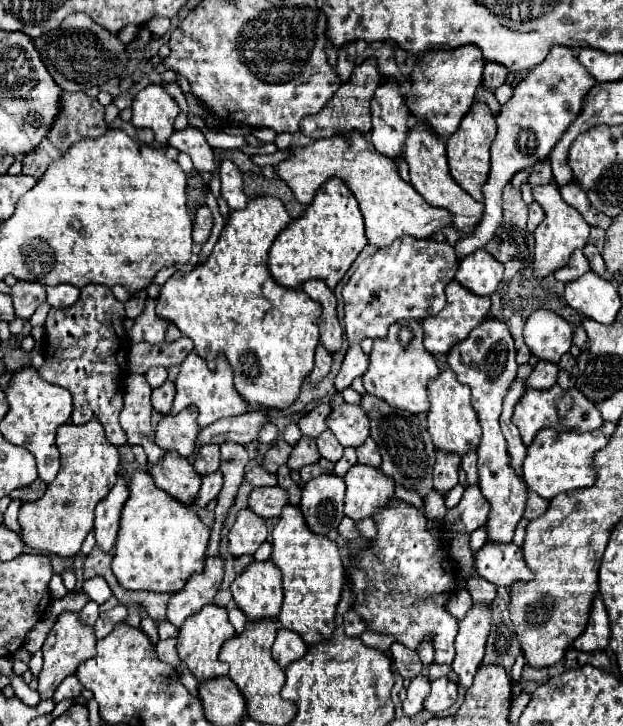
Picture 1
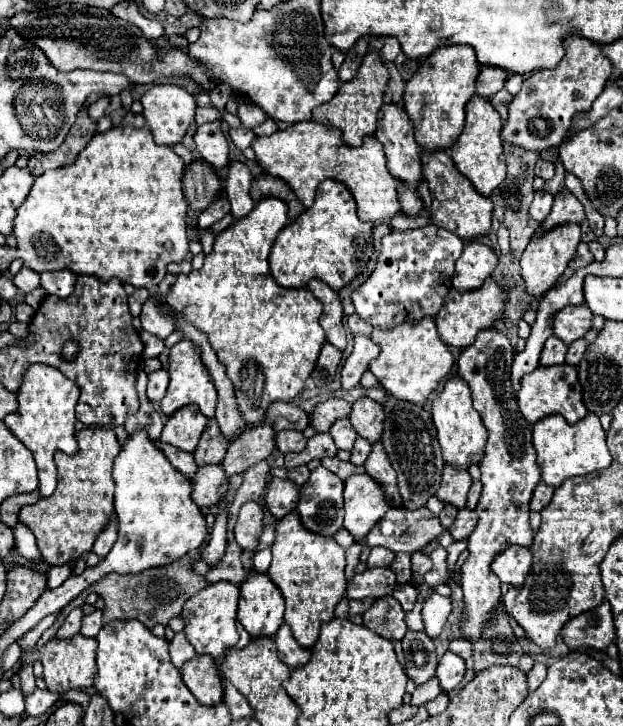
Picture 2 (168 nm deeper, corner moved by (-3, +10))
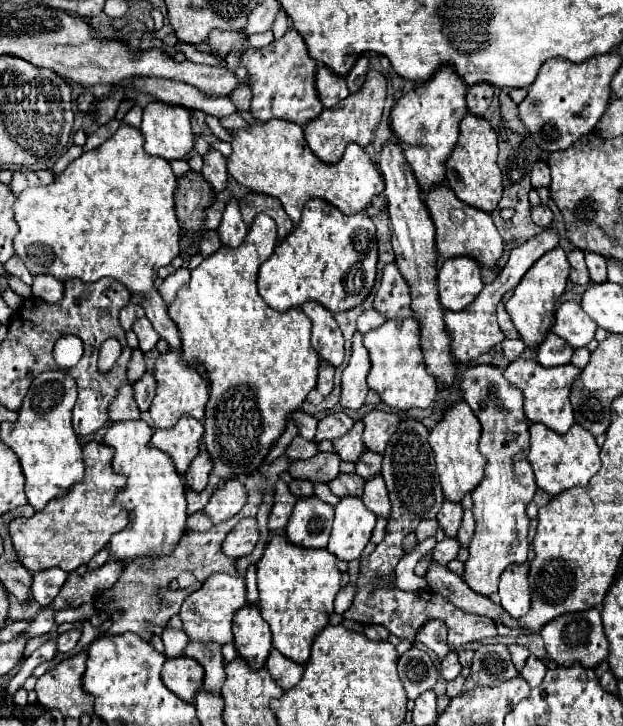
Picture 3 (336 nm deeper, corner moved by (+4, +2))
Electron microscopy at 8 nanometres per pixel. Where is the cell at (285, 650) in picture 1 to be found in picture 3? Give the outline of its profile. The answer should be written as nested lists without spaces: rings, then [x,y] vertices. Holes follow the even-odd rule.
[[[271,649],[271,655],[269,655],[265,667],[273,673],[271,677],[273,677],[285,691],[291,689],[291,687],[295,687],[295,685],[301,681],[303,671],[305,671],[303,665],[299,665],[299,663],[287,659],[287,657],[283,657],[277,649]]]

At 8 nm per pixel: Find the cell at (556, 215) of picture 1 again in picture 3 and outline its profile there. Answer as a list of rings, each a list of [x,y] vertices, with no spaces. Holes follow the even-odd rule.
[[[557,245],[555,249],[547,251],[535,265],[525,273],[523,281],[515,287],[513,297],[507,301],[505,309],[513,319],[513,325],[517,327],[521,339],[525,345],[535,345],[543,341],[543,335],[551,329],[553,325],[553,311],[555,311],[555,301],[563,295],[565,283],[569,275],[569,261],[565,251]]]

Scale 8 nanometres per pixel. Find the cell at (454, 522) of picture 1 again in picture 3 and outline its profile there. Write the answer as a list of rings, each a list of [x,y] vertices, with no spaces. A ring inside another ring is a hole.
[[[445,535],[443,541],[439,541],[439,543],[435,545],[435,549],[433,549],[433,557],[435,557],[435,561],[449,563],[451,559],[457,557],[459,549],[461,549],[461,545],[459,545],[457,537],[447,537],[447,535]]]

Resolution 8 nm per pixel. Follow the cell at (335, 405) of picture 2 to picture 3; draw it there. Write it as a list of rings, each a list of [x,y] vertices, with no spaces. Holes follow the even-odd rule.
[[[329,413],[323,419],[319,419],[315,441],[333,441],[335,437],[341,437],[341,433],[347,433],[353,425],[353,419],[345,413]]]

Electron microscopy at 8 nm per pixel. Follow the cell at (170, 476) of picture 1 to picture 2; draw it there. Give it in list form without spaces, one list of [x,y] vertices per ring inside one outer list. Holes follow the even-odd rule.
[[[222,465],[198,467],[196,477],[192,479],[192,499],[198,507],[218,505],[230,487],[230,477],[224,473]]]

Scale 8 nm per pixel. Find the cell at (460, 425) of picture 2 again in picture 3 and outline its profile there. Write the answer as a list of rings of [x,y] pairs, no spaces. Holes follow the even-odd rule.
[[[455,401],[453,405],[449,405],[443,411],[437,425],[431,429],[429,445],[435,453],[435,463],[437,463],[439,481],[443,485],[443,493],[451,501],[461,501],[463,495],[471,493],[483,479],[485,457],[477,449],[479,433],[481,433],[481,425],[465,401]]]

